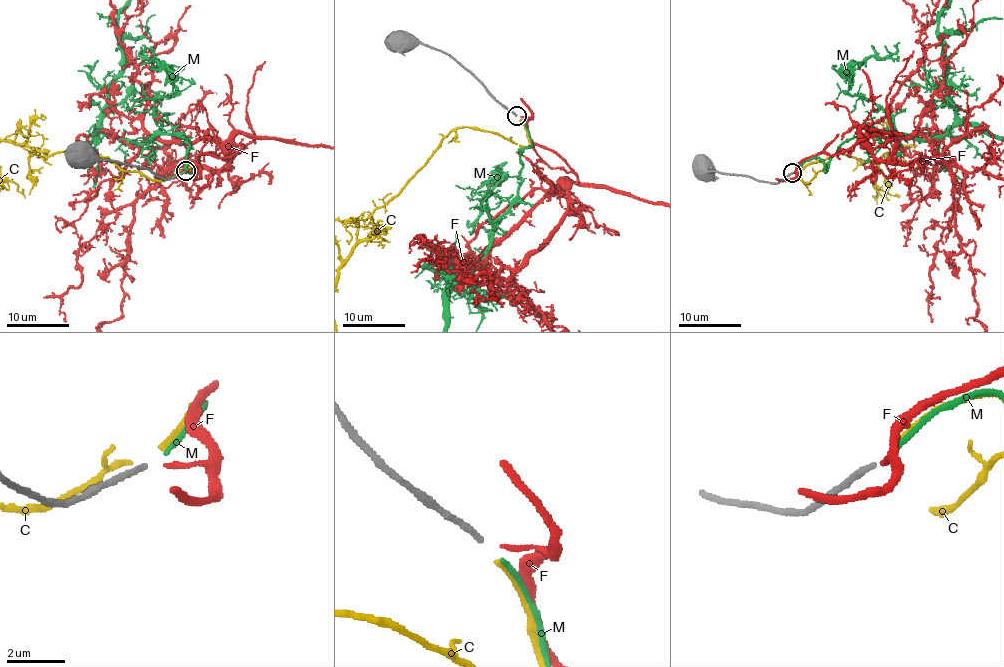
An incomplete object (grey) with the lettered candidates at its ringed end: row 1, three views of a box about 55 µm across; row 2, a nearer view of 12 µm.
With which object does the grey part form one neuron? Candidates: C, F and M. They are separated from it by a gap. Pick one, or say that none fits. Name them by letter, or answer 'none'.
M

